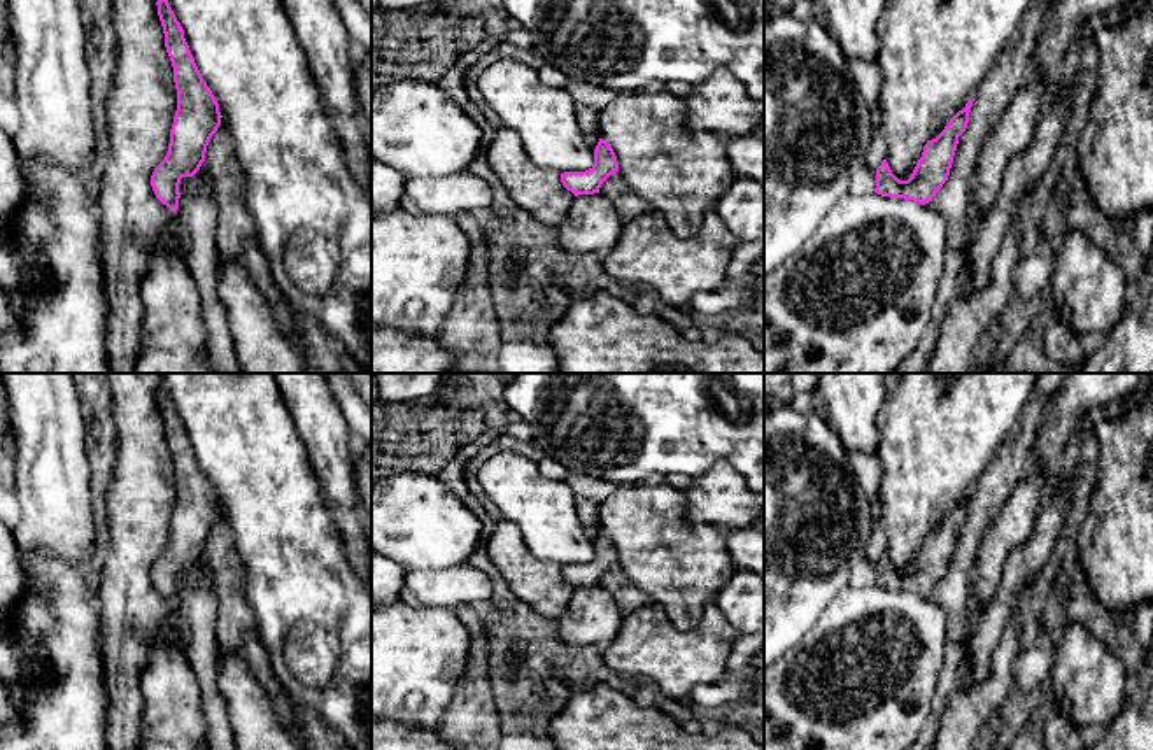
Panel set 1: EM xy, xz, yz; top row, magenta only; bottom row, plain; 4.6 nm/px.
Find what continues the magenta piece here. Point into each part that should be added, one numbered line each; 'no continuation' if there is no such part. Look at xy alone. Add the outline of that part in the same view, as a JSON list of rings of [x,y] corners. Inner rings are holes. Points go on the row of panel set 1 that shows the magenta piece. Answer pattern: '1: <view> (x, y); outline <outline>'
1: xy (235, 232); outline [[[221,117],[221,126],[212,135],[205,166],[210,173],[216,219],[216,247],[219,265],[226,261],[240,263],[254,286],[266,298],[277,322],[293,331],[294,314],[286,296],[273,282],[268,261],[259,247],[252,214],[245,205],[245,179],[238,165],[233,138]]]

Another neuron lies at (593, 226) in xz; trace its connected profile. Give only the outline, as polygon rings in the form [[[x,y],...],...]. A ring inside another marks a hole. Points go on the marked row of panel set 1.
[[[594,193],[578,195],[555,231],[568,252],[605,256],[617,245],[622,226],[613,203],[603,193]]]

